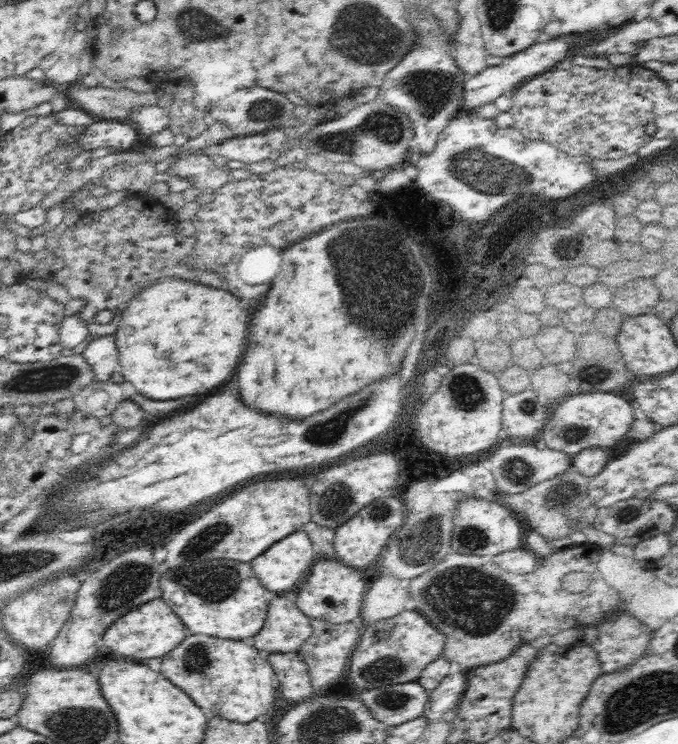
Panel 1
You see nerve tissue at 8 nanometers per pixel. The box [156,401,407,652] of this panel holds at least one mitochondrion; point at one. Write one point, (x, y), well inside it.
(214, 583)

